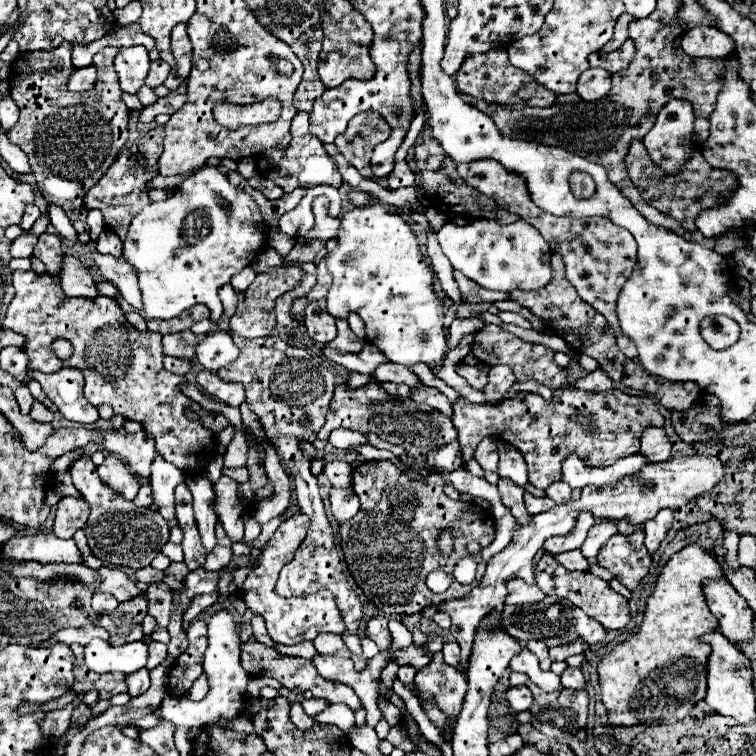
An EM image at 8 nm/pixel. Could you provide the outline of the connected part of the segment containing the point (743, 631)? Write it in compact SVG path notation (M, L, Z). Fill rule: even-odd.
M725 576L717 580L703 580L703 594L711 612L719 620L723 636L727 636L733 644L745 642L753 636L755 612L747 606L745 598L737 594Z

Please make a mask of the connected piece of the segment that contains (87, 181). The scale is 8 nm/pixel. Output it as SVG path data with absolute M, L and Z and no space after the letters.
M64 42L55 50L39 50L39 52L23 52L19 54L9 72L9 86L11 96L21 108L21 116L17 124L7 132L11 144L19 146L31 164L31 170L37 180L37 192L43 196L47 204L55 204L65 212L79 210L83 206L83 196L87 190L107 172L107 168L115 162L119 152L123 150L129 132L129 108L121 100L119 78L115 76L114 60L119 48L105 47L93 57L93 65L97 68L97 82L95 88L89 92L69 92L67 90L67 74L71 74L73 64L71 60L70 43Z

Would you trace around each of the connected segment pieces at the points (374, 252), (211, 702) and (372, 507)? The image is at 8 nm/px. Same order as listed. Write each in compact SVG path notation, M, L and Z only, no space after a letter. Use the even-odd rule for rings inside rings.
M379 202L345 212L341 216L341 226L337 232L337 248L327 252L325 262L329 274L333 276L333 284L325 296L327 312L333 318L347 318L349 312L359 314L365 324L367 340L373 342L387 356L389 362L403 366L423 362L429 368L443 364L449 350L443 324L445 306L433 288L435 274L431 270L431 264L421 252L421 246L411 226L399 214L389 212Z
M219 610L209 620L209 646L203 658L203 670L209 680L209 692L203 700L197 702L184 697L174 697L167 694L160 705L160 713L165 720L177 724L177 726L189 726L189 728L203 728L207 724L219 724L223 720L233 720L243 710L243 700L247 694L247 682L249 674L241 668L239 662L239 634L237 624L233 616L227 610Z
M363 462L353 468L351 488L357 494L361 508L353 518L339 524L341 548L357 586L381 612L389 616L409 616L427 606L439 606L451 598L465 596L465 592L471 592L471 588L483 578L485 564L475 554L479 568L473 584L465 586L453 580L449 590L443 594L433 594L425 586L425 576L437 568L453 574L455 562L463 556L471 556L467 550L469 542L477 542L485 548L495 540L493 514L483 510L479 504L451 500L443 492L443 486L445 484L439 478L429 478L425 484L415 482L391 462ZM445 530L455 532L457 538L453 538L453 552L443 558L439 556L437 538Z

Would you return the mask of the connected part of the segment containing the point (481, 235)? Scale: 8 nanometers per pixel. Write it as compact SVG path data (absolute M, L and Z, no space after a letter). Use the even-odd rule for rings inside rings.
M475 220L465 226L447 222L437 232L437 238L453 268L461 270L467 278L475 280L487 290L539 290L543 284L547 284L547 280L551 280L551 250L547 248L547 242L539 230L527 222L519 220L509 226L489 220ZM479 264L485 268L485 272L477 272Z

